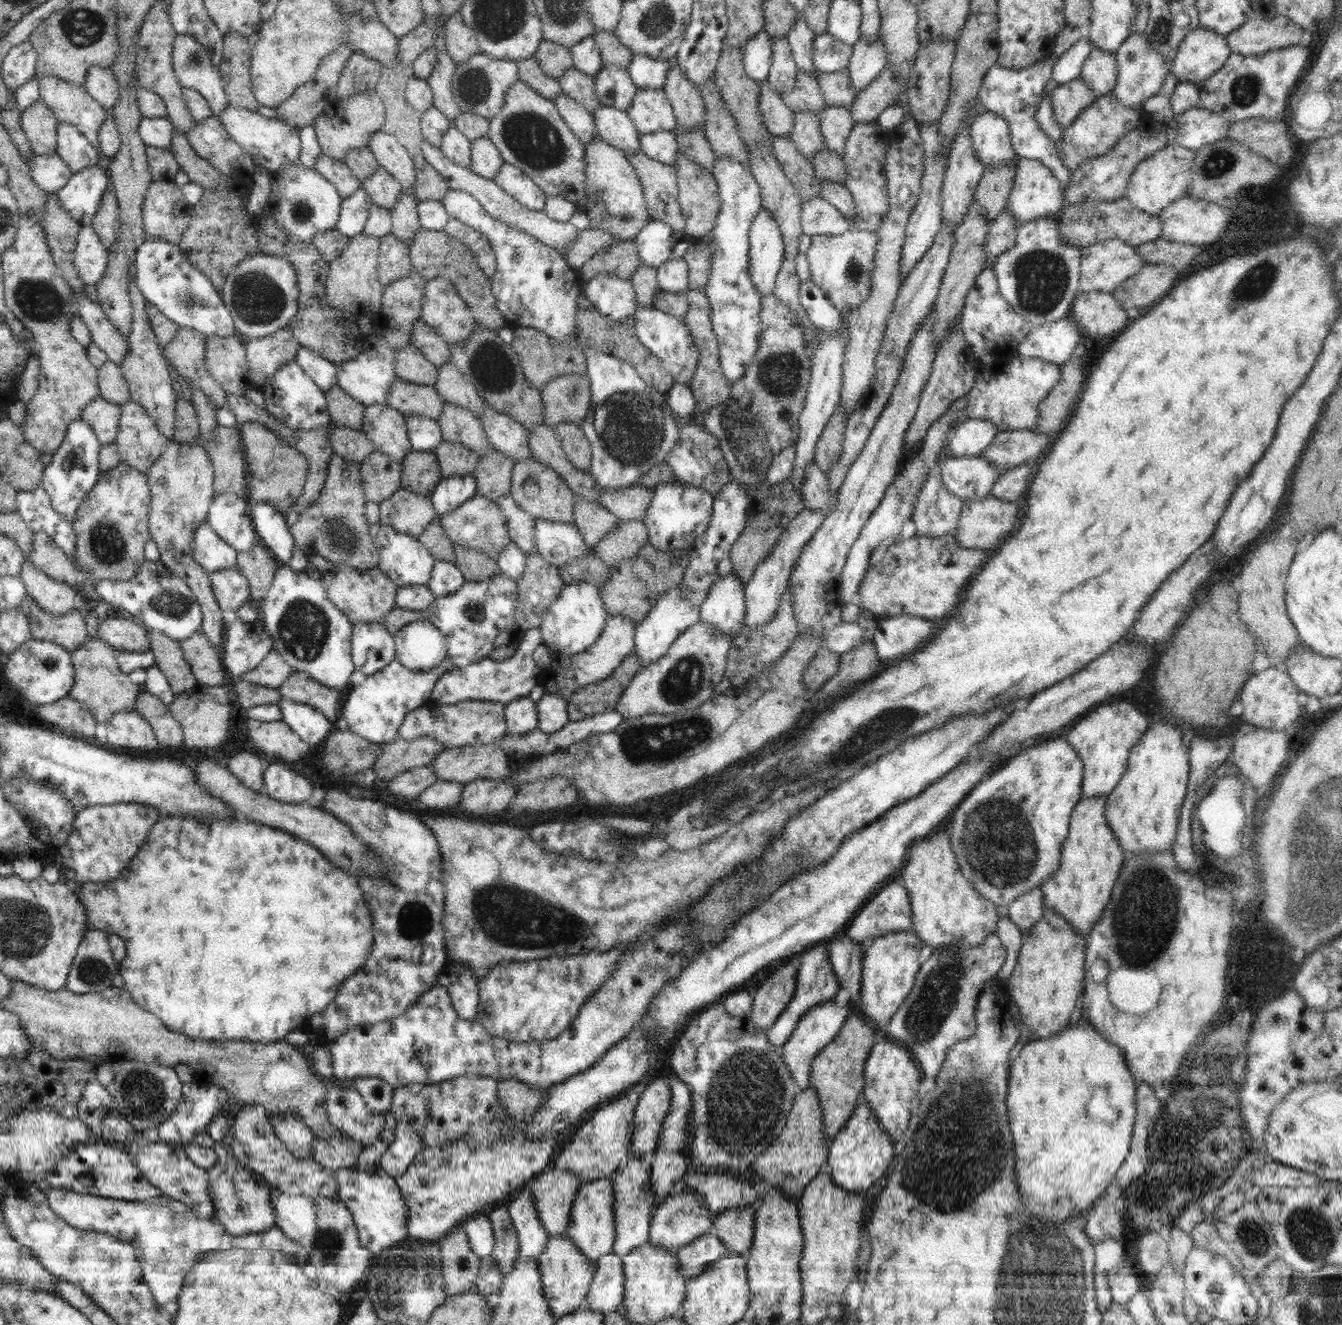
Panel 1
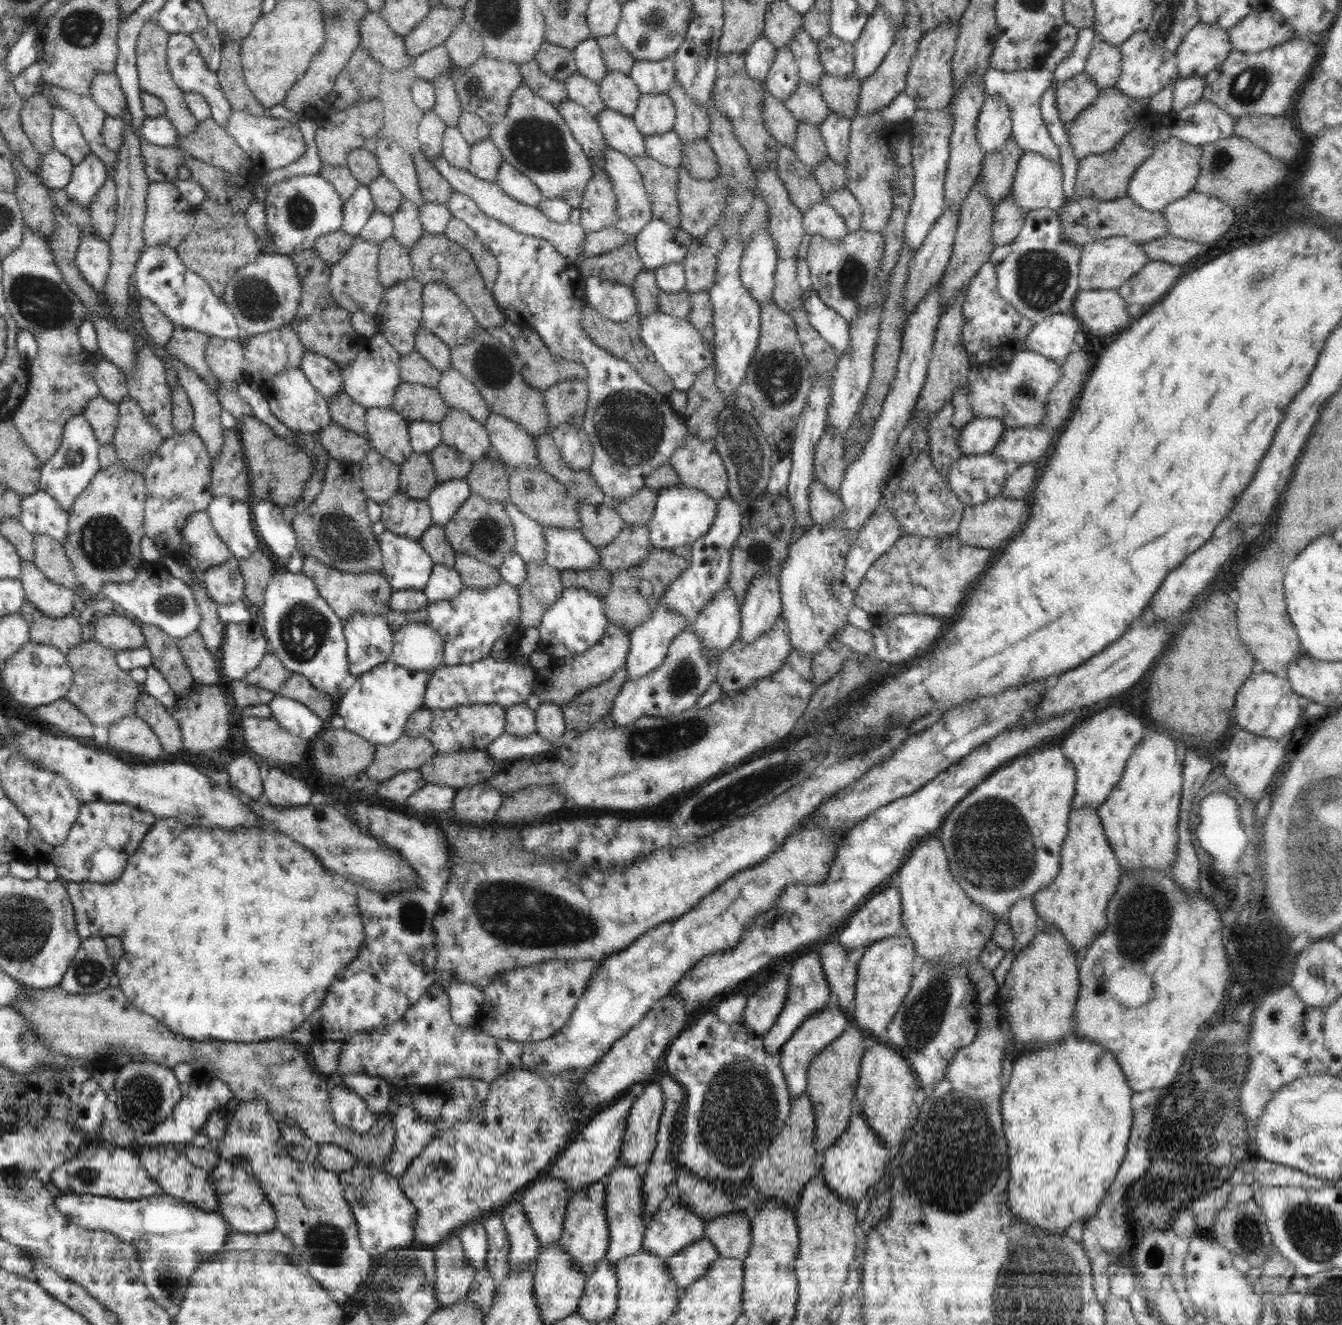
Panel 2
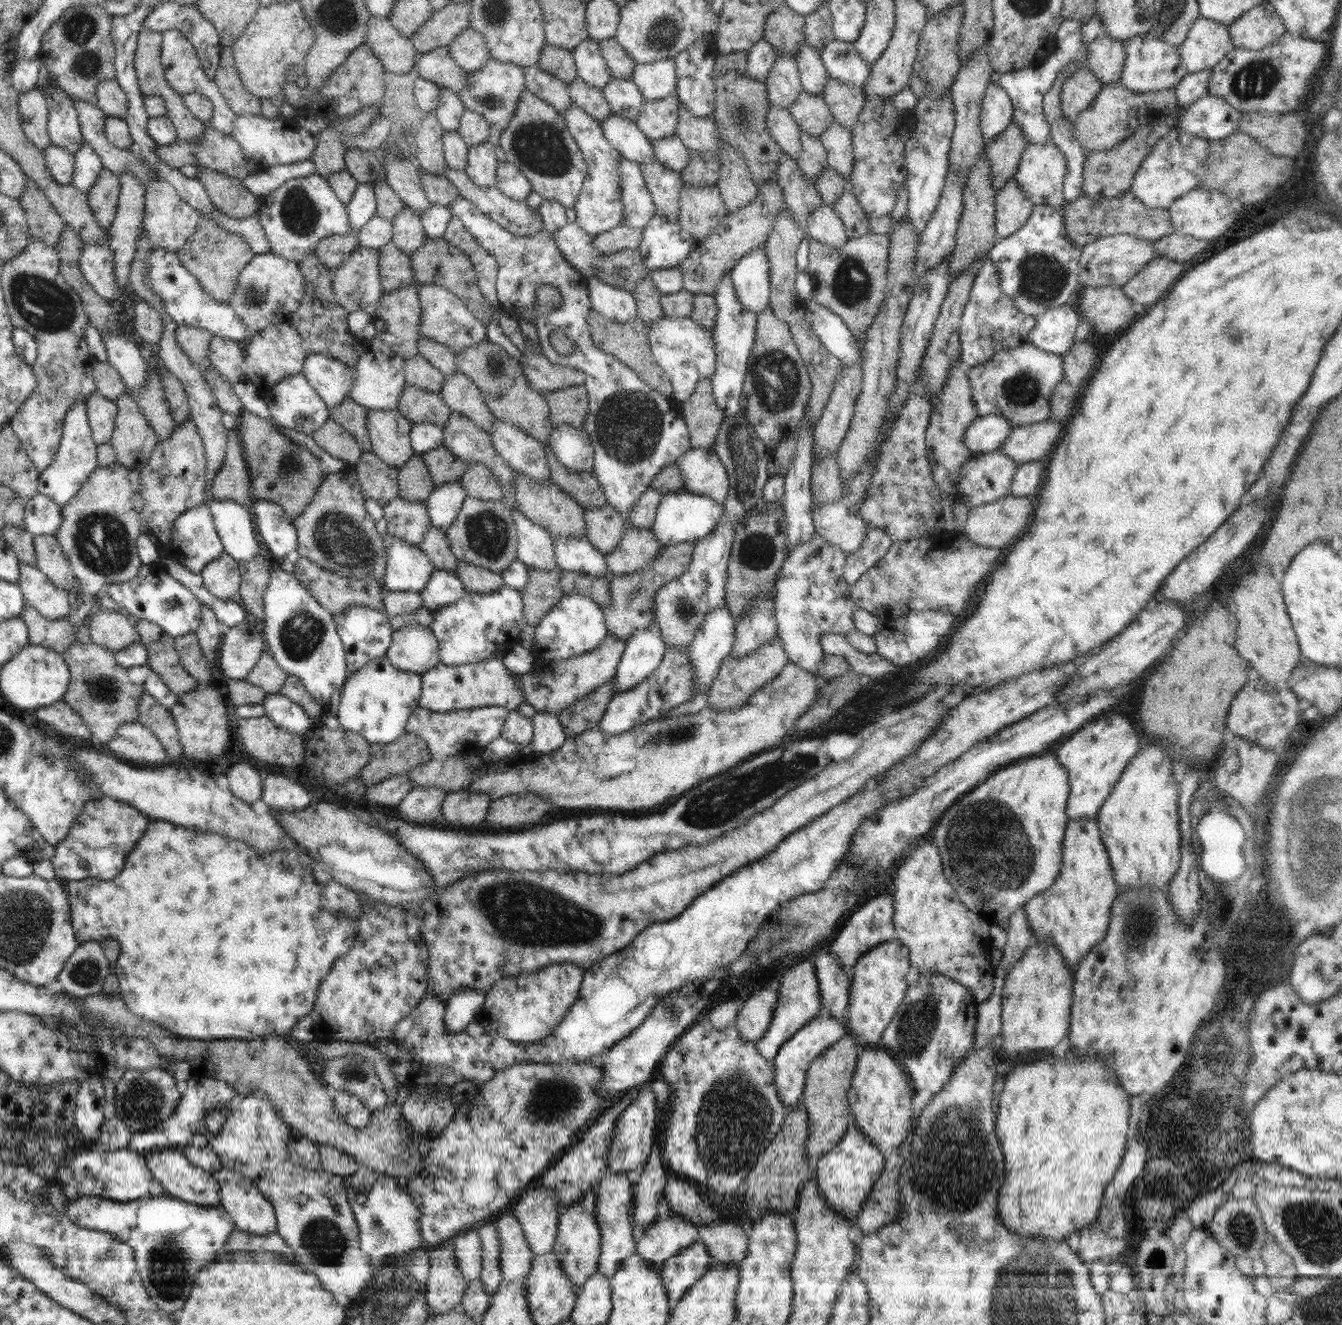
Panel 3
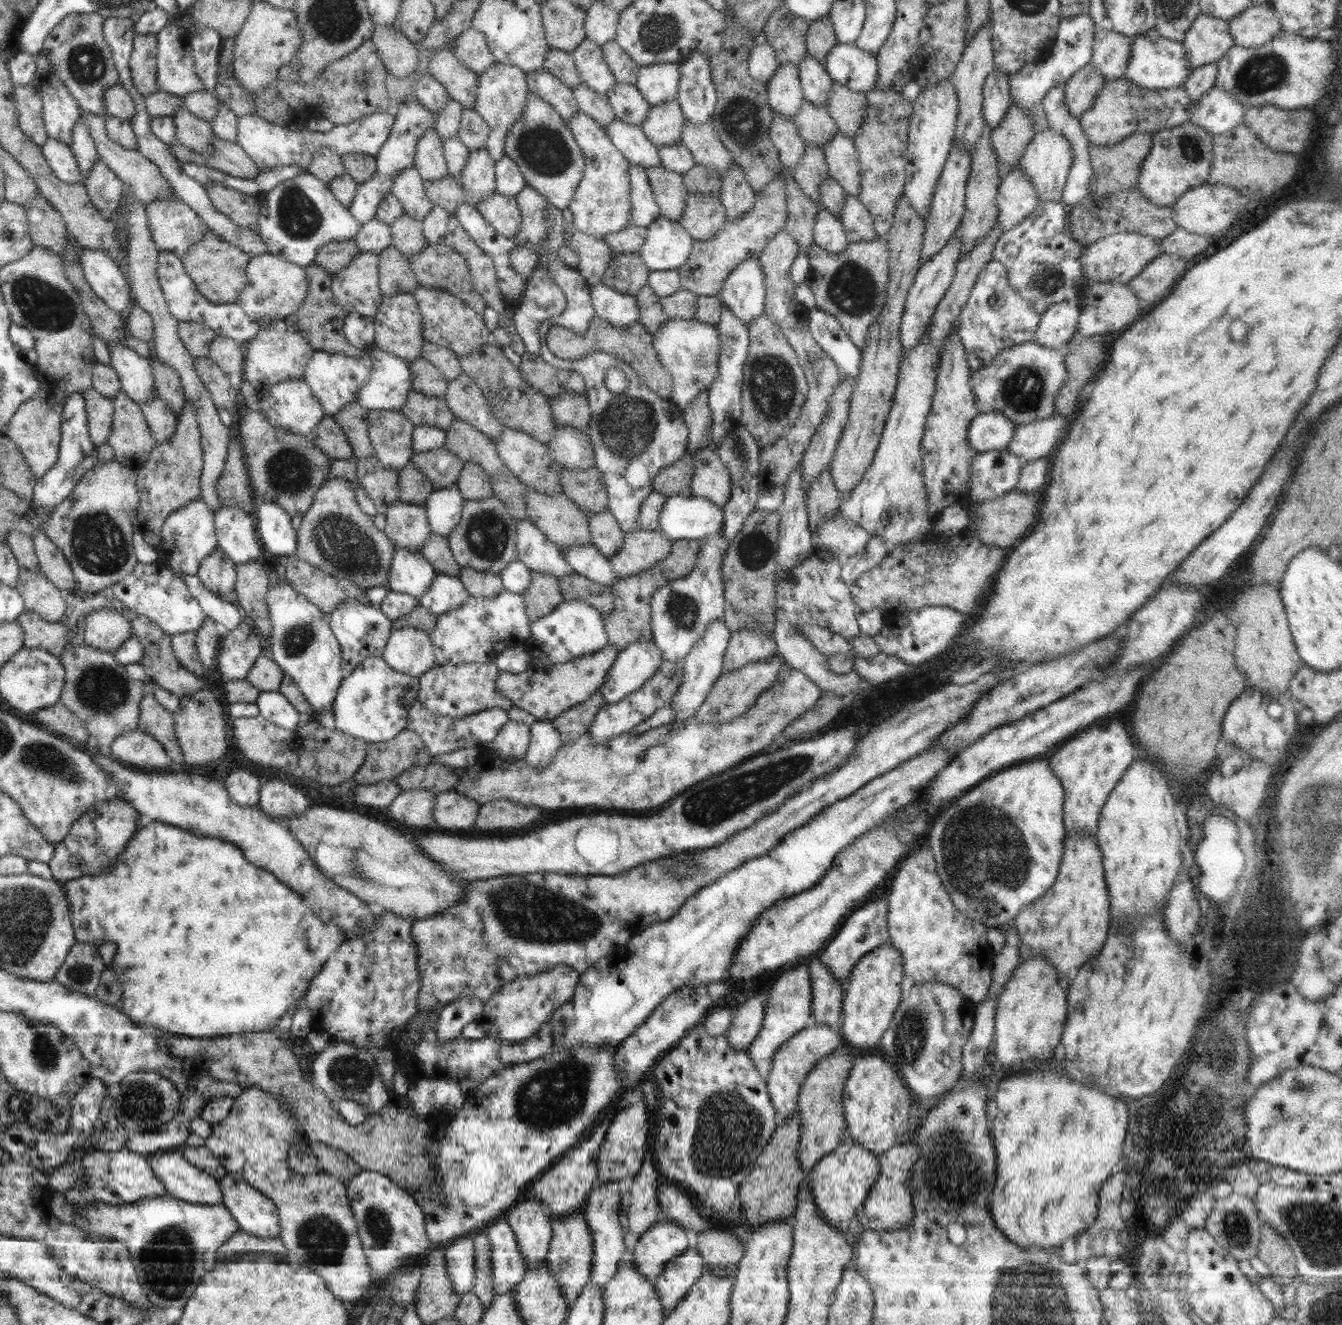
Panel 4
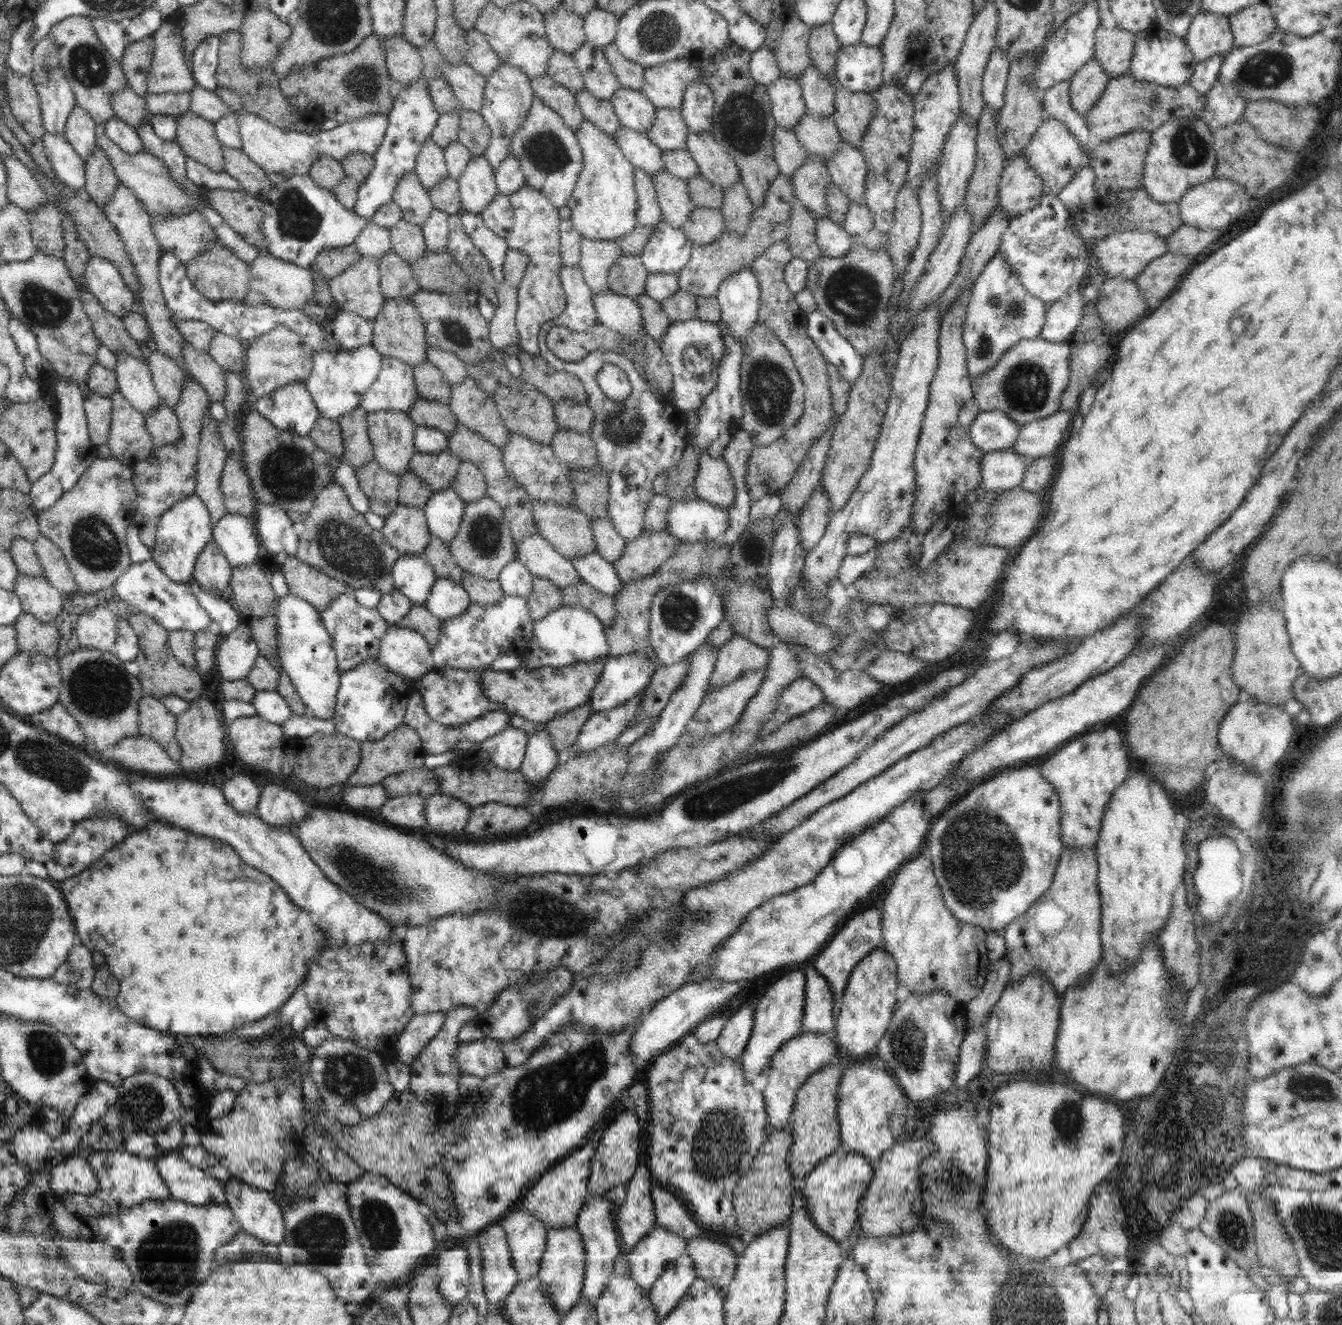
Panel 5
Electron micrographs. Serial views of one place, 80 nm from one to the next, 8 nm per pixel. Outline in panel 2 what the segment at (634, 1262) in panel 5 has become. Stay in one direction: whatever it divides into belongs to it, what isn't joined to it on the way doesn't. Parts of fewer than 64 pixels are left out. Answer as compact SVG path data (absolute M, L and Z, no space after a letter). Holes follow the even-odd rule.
M674 1200L670 1210L658 1210L647 1220L642 1249L664 1260L704 1238L706 1221Z

